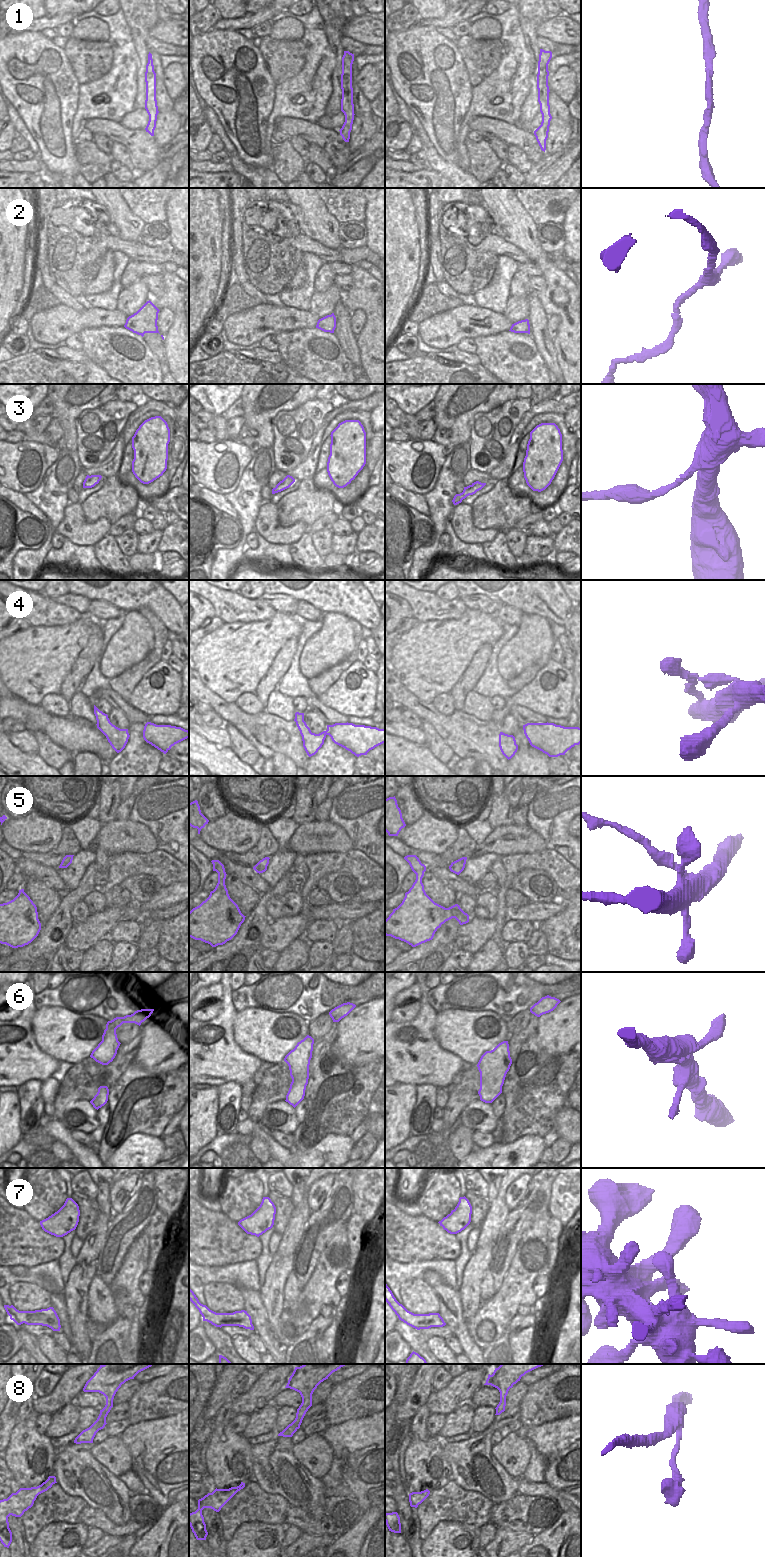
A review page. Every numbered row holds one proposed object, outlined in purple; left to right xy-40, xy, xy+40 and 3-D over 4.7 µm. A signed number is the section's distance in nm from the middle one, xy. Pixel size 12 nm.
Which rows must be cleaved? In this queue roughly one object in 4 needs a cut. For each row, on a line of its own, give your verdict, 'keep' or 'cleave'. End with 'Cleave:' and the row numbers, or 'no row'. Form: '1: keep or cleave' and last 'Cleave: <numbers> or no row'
1: keep
2: keep
3: cleave
4: keep
5: cleave
6: keep
7: keep
8: keep
Cleave: 3, 5

